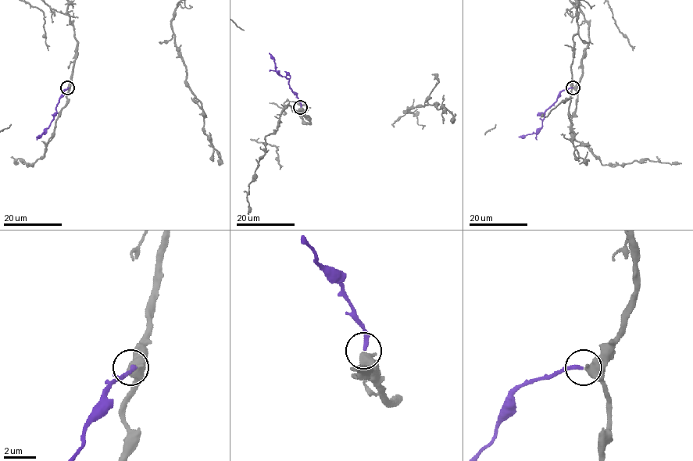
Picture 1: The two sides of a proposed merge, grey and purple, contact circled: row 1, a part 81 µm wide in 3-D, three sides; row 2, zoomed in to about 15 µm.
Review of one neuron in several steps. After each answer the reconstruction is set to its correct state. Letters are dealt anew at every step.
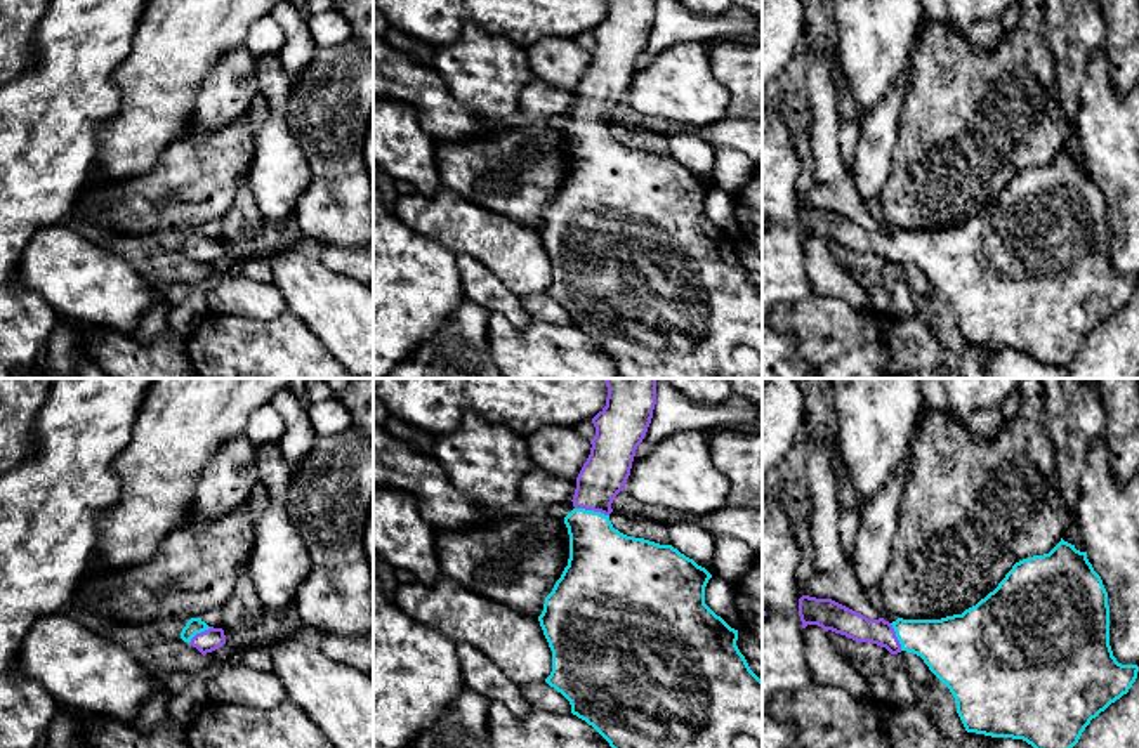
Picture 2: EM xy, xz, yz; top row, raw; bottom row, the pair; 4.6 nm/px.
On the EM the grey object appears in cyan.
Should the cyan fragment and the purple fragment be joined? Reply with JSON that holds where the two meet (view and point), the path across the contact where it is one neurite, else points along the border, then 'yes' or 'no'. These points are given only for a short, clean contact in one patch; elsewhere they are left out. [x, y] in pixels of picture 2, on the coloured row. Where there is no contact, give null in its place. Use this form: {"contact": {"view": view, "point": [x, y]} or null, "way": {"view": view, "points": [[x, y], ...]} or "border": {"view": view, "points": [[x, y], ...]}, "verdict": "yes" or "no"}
{"contact": {"view": "xz", "point": [592, 511]}, "way": {"view": "xz", "points": [[603, 563], [592, 540], [592, 511], [594, 490], [603, 476]]}, "verdict": "yes"}

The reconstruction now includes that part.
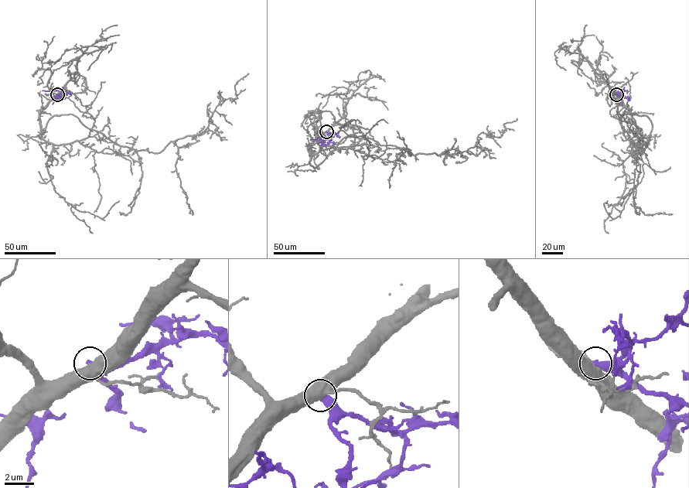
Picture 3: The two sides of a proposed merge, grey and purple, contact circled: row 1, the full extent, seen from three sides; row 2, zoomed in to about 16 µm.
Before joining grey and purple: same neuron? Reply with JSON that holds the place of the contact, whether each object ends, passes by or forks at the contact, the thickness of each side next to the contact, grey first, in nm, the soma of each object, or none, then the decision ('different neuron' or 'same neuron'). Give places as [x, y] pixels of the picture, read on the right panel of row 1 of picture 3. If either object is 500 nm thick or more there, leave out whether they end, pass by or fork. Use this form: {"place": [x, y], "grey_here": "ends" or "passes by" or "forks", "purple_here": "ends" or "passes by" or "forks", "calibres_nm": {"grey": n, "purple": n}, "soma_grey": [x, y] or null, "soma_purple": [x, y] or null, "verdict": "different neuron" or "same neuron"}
{"place": [616, 94], "calibres_nm": {"grey": 550, "purple": 420}, "soma_grey": null, "soma_purple": null, "verdict": "different neuron"}

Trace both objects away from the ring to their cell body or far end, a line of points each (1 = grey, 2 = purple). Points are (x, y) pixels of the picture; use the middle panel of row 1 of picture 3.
1: (326, 131), (308, 147), (313, 167), (347, 136), (447, 155), (472, 148), (482, 131), (499, 137), (516, 118)
2: (326, 131), (332, 136), (325, 139), (311, 139)

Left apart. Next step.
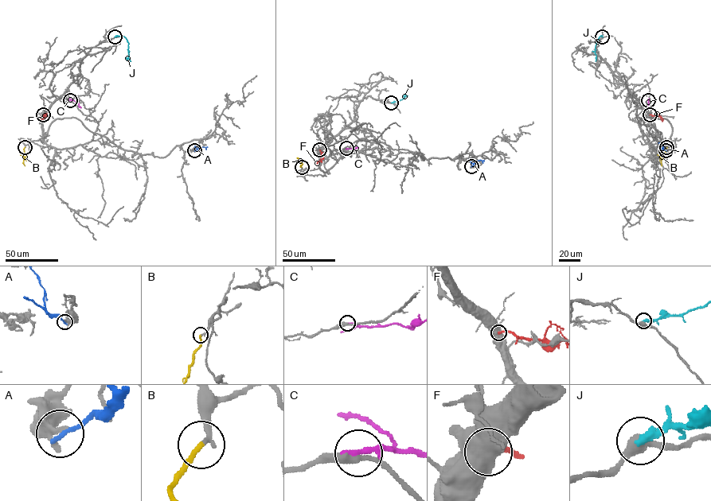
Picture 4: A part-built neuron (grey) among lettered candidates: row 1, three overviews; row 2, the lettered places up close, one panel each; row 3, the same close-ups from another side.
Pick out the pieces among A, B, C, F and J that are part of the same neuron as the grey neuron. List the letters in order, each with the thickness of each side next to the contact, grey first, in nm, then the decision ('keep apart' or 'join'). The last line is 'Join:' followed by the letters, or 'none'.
A: 280/180 nm | keep apart
B: 190/200 nm | join
C: 300/240 nm | keep apart
F: 850/220 nm | keep apart
J: 360/300 nm | keep apart
Join: B

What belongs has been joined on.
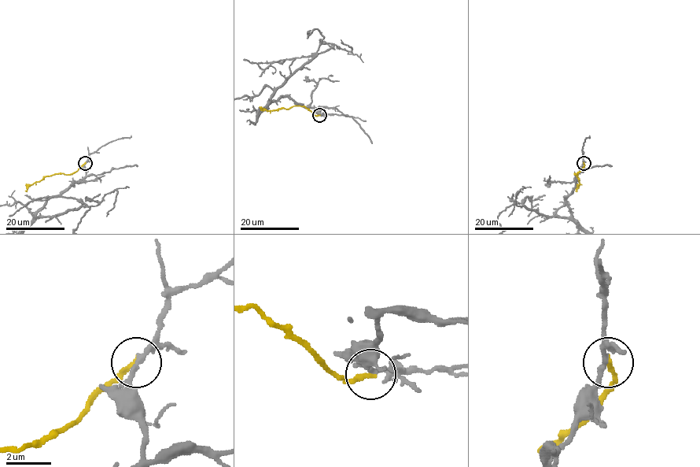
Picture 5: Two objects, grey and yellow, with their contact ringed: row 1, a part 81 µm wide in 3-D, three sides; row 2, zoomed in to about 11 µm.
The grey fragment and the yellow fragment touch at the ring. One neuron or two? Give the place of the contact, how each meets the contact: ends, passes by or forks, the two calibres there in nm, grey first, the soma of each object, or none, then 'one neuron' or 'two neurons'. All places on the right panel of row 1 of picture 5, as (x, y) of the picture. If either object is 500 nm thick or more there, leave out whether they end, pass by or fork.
(583, 163) | grey passes by | yellow ends | 200/240 nm | grey none | yellow none | two neurons

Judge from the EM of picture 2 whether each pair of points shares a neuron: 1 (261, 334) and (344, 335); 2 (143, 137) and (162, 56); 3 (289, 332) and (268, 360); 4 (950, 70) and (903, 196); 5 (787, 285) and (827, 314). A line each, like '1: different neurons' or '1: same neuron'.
1: different neurons
2: same neuron
3: same neuron
4: same neuron
5: different neurons

